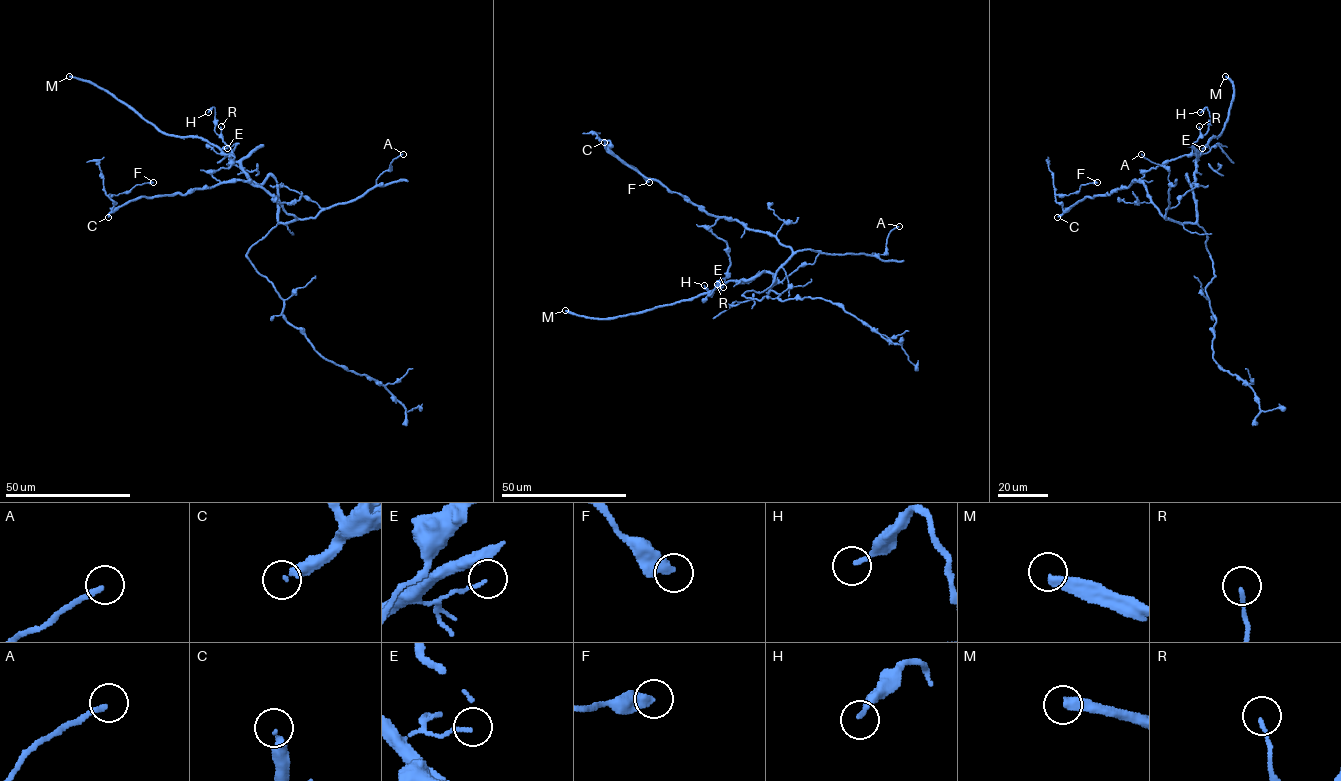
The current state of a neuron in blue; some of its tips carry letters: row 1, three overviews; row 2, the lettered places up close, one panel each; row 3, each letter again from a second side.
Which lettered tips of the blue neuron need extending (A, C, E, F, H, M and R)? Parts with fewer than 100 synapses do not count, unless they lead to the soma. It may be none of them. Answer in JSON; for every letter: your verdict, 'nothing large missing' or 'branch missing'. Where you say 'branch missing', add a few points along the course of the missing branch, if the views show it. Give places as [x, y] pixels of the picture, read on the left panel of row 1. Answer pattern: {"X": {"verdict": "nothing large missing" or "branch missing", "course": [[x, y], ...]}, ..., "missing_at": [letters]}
{"A": {"verdict": "nothing large missing"}, "C": {"verdict": "branch missing", "course": [[108, 217], [82, 230], [54, 233], [28, 269], [6, 284], [37, 282], [38, 275]]}, "E": {"verdict": "nothing large missing"}, "F": {"verdict": "nothing large missing"}, "H": {"verdict": "nothing large missing"}, "M": {"verdict": "branch missing"}, "R": {"verdict": "nothing large missing"}, "missing_at": ["C", "M"]}

